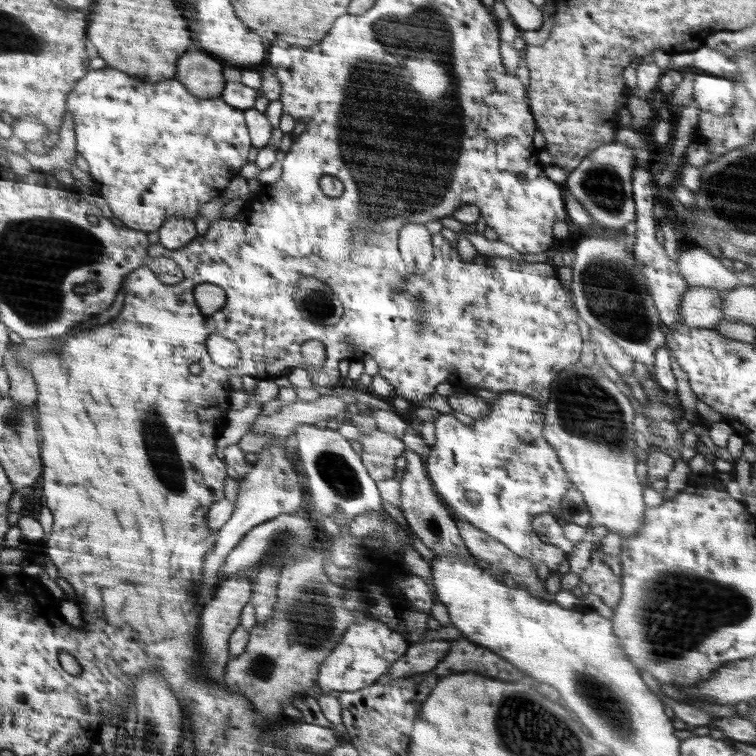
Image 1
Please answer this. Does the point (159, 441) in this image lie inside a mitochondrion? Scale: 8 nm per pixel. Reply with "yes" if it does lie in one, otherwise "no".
yes

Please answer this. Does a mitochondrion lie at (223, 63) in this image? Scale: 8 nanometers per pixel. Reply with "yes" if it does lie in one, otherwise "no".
no

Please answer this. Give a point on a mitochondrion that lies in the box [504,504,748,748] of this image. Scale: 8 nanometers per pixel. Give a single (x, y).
(596, 694)

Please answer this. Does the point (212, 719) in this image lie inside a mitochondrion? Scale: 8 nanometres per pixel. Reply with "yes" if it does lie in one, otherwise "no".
no

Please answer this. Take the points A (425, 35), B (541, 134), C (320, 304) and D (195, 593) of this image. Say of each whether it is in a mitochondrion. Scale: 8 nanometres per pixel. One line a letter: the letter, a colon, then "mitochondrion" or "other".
A: mitochondrion
B: other
C: mitochondrion
D: other

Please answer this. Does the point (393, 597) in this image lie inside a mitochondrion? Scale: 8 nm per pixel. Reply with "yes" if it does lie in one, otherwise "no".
no

